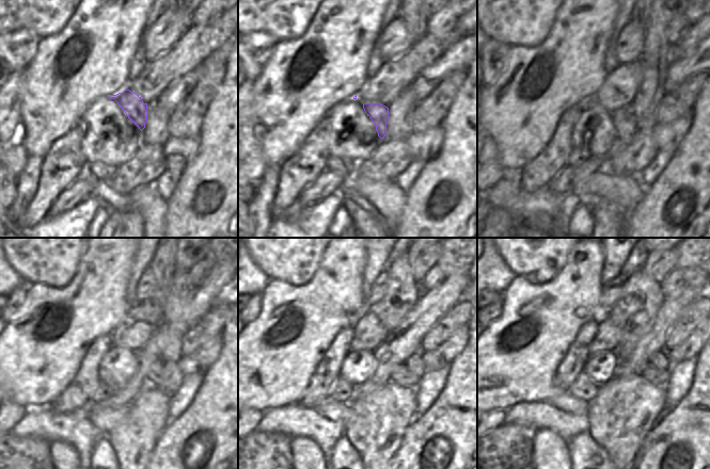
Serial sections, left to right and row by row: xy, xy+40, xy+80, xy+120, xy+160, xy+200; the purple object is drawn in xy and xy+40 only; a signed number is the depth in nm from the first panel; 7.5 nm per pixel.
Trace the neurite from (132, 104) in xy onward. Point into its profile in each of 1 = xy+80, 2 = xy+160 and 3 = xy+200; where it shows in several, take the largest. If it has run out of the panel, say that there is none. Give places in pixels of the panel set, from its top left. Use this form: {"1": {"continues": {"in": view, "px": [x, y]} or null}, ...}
{"1": {"continues": {"in": "xy+80", "px": [625, 123]}}, "2": {"continues": {"in": "xy+160", "px": [403, 376]}}, "3": {"continues": {"in": "xy+200", "px": [658, 377]}}}

